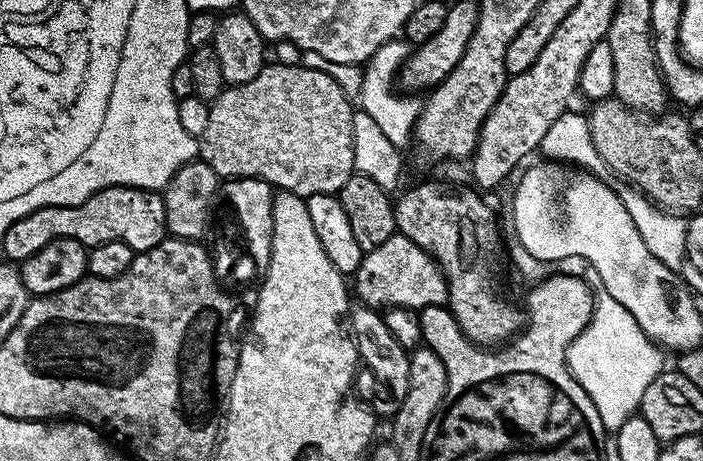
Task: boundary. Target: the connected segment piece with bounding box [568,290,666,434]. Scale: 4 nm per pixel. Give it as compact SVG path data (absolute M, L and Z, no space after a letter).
M603 290L597 291L594 296L594 307L592 309L592 321L574 338L574 342L568 347L568 368L572 371L572 376L590 394L590 402L598 410L602 418L602 426L605 433L614 434L622 430L622 426L631 416L637 415L642 396L646 388L654 382L656 376L665 371L663 351L658 350L657 345L653 344L652 339L634 322L634 314L626 310L618 302L614 302L606 295Z

